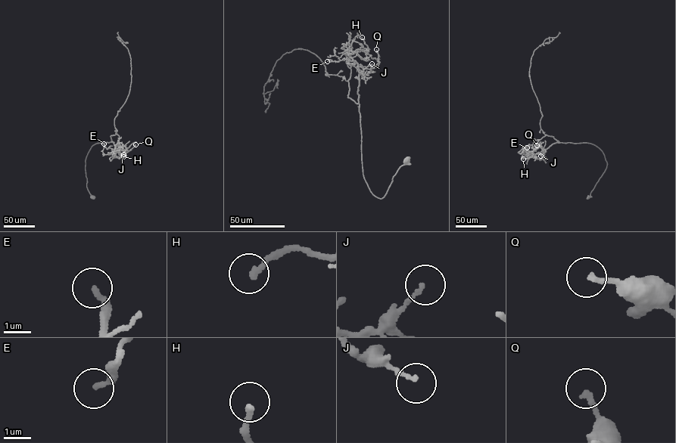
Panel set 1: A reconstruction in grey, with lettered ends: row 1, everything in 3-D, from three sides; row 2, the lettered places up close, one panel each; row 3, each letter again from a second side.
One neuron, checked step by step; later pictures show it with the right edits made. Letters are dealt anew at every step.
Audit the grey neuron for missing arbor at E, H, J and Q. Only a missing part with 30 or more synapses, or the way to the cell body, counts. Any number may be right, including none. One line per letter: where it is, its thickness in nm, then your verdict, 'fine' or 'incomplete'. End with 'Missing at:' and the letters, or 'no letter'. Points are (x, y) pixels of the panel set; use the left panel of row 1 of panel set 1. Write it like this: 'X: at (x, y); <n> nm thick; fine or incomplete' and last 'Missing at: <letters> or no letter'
E: at (104, 144); 200 nm thick; fine
H: at (123, 156); 220 nm thick; fine
J: at (123, 154); 160 nm thick; fine
Q: at (135, 144); 190 nm thick; fine
Missing at: no letter

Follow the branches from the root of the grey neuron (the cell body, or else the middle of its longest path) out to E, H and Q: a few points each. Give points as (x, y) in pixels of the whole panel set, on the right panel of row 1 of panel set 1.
E: (588, 197), (607, 164), (604, 154), (598, 147), (587, 143), (556, 142), (528, 158), (527, 147)
H: (588, 197), (607, 164), (594, 144), (556, 142), (537, 153), (530, 151), (532, 156), (523, 159)
Q: (588, 197), (607, 165), (599, 149), (589, 143), (559, 142), (546, 134), (537, 143), (543, 153), (537, 145)

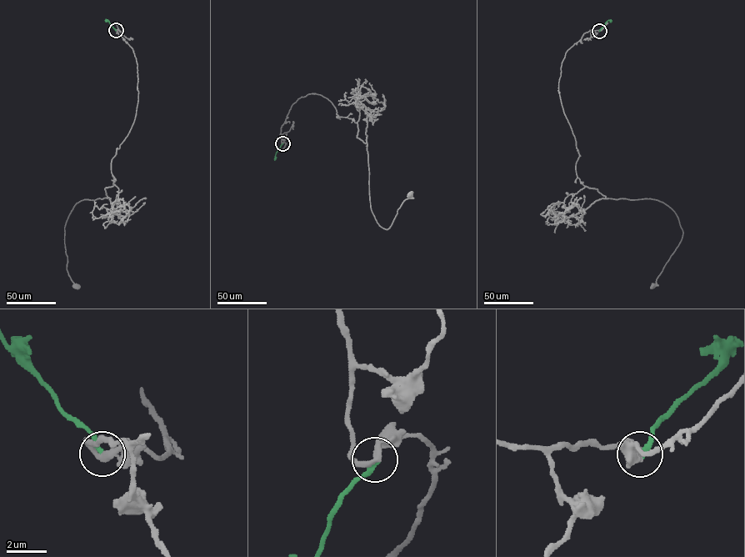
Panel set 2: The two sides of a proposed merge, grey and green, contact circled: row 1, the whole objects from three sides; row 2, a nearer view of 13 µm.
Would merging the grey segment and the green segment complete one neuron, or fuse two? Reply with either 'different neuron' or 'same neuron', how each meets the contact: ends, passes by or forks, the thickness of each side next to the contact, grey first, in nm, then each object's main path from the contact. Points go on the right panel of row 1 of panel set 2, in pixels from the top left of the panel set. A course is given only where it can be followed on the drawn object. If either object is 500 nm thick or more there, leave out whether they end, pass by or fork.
same neuron; grey passes by; green ends; calibres 280 and 240 nm; course grey (599, 31), (566, 52), (558, 92), (583, 185), (607, 198), (657, 200), (678, 218), (682, 239), (652, 286); course green (599, 31), (609, 22)

